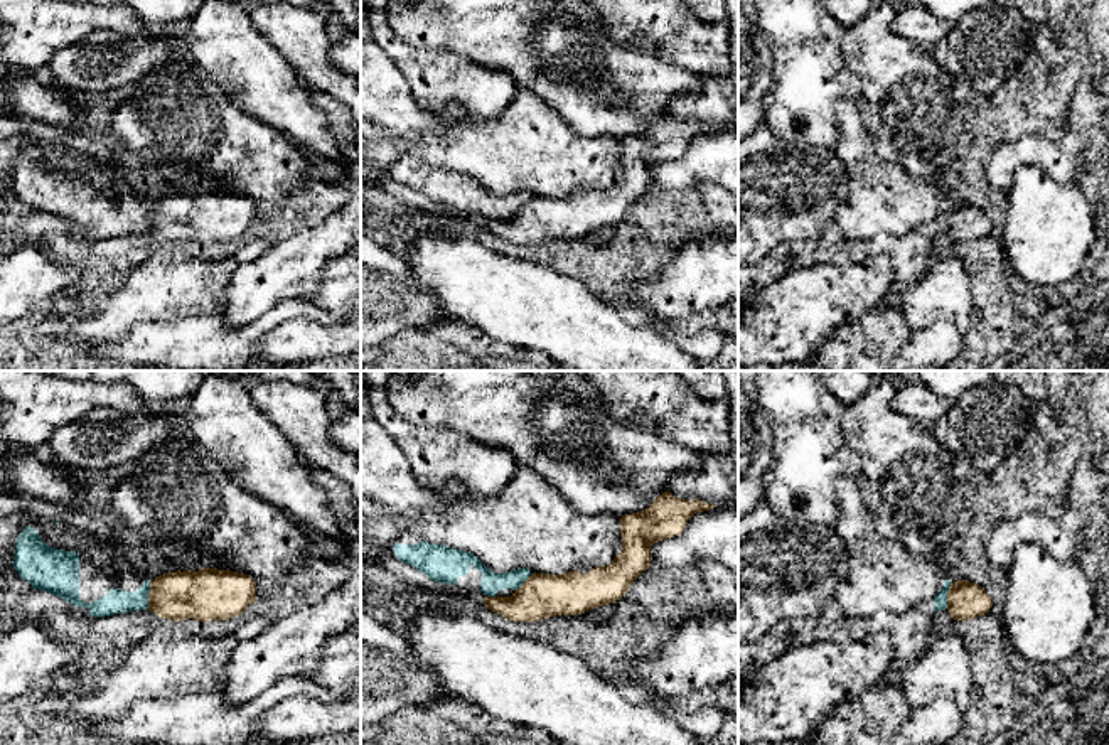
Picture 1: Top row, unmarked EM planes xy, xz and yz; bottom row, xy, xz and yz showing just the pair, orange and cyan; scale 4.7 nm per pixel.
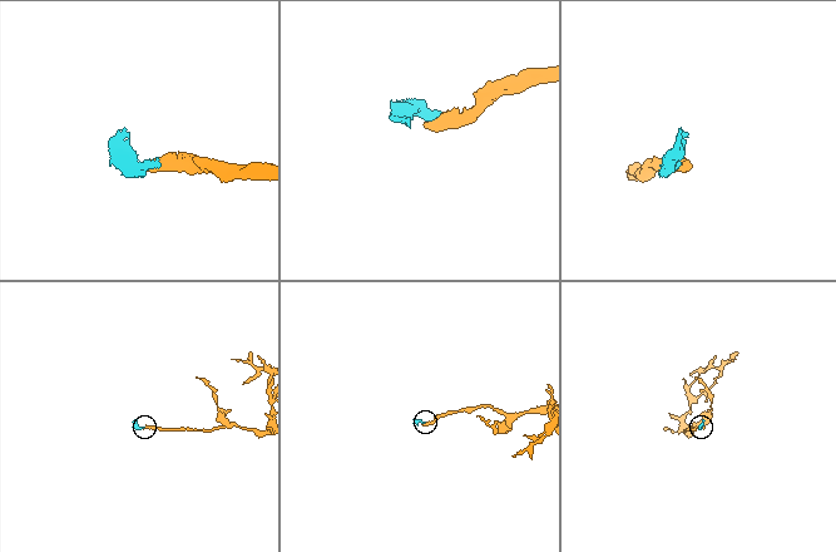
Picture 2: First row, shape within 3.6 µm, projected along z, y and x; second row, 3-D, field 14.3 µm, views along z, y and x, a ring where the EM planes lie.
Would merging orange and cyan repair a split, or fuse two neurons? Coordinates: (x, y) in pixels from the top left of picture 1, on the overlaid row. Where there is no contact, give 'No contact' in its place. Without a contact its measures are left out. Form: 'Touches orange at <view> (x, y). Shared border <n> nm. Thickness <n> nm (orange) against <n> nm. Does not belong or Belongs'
Touches orange at xy (149, 594). Shared border 140 nm. Thickness 240 nm (orange) against 120 nm. Does not belong

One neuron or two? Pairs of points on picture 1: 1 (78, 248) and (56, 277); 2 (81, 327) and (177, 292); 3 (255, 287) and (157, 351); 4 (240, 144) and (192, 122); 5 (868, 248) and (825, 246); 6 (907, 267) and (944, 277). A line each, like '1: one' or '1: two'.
1: two
2: one
3: two
4: one
5: one
6: two

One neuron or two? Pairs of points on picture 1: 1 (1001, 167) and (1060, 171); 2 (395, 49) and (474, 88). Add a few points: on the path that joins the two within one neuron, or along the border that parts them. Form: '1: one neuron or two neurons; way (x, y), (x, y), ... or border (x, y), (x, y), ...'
1: one neuron; way (1017, 157), (1045, 157)
2: one neuron; way (415, 64), (439, 80), (454, 83)

